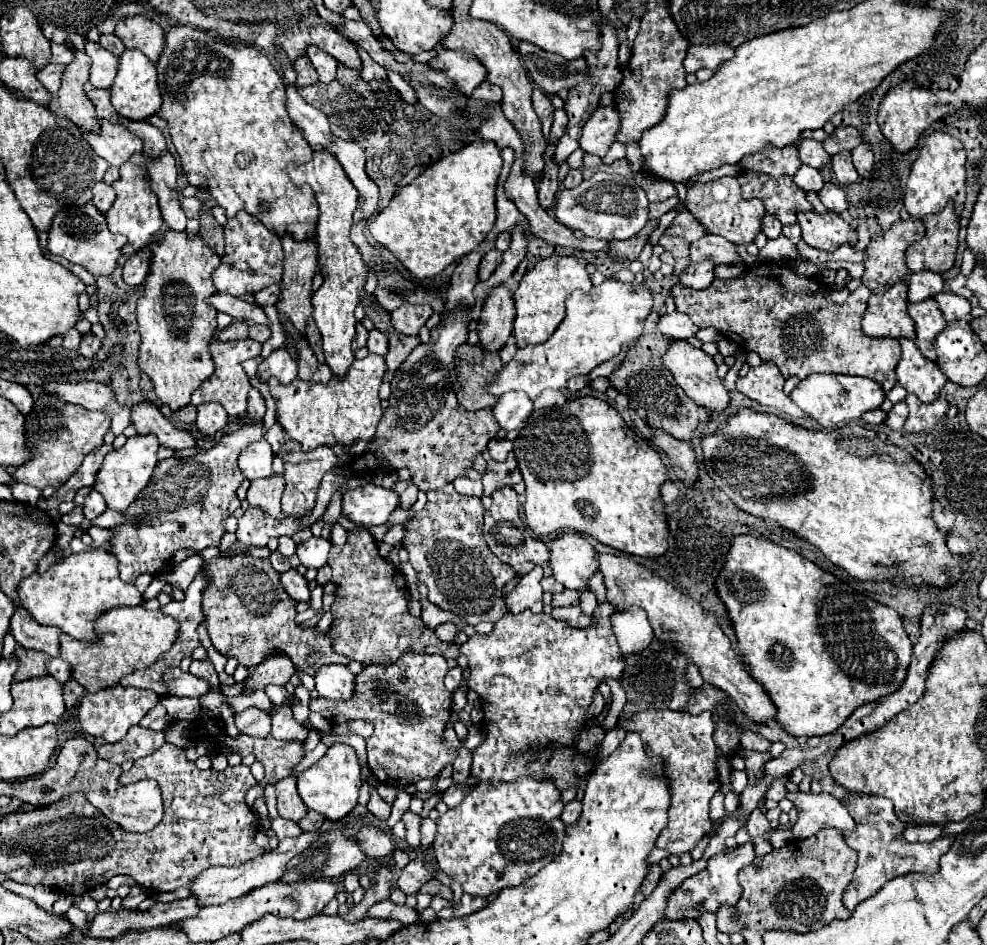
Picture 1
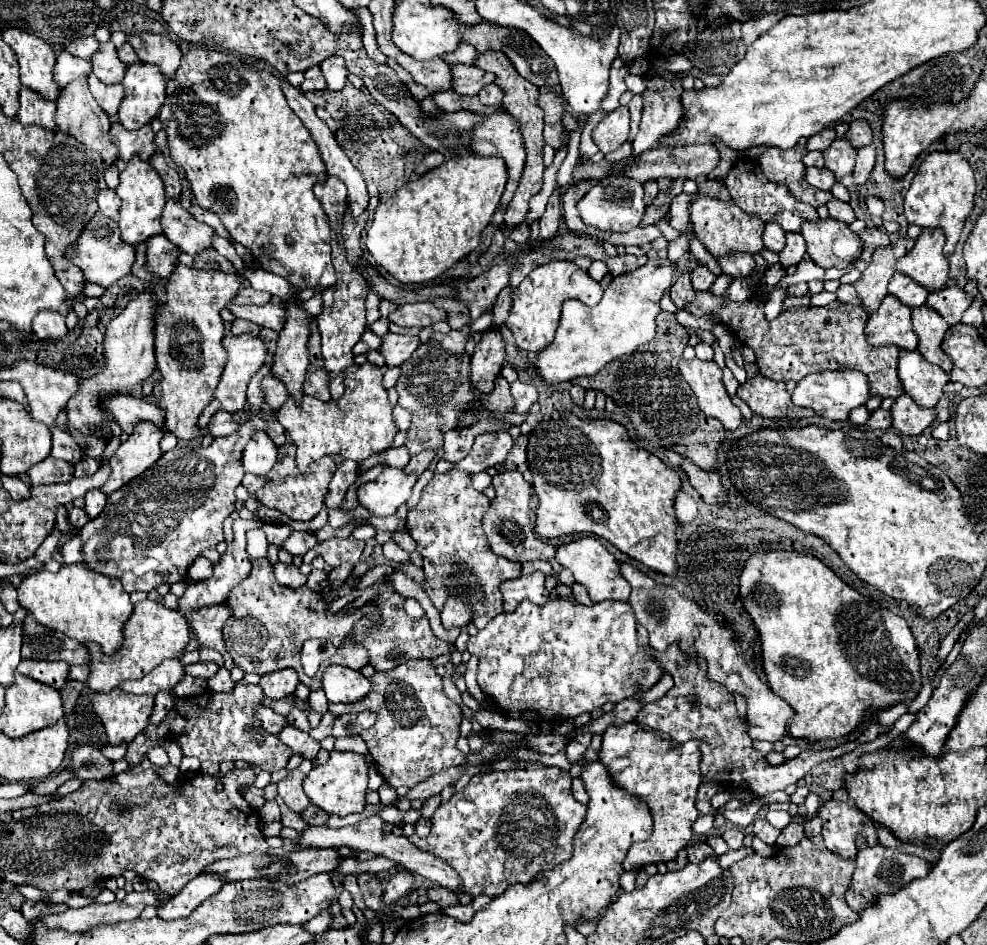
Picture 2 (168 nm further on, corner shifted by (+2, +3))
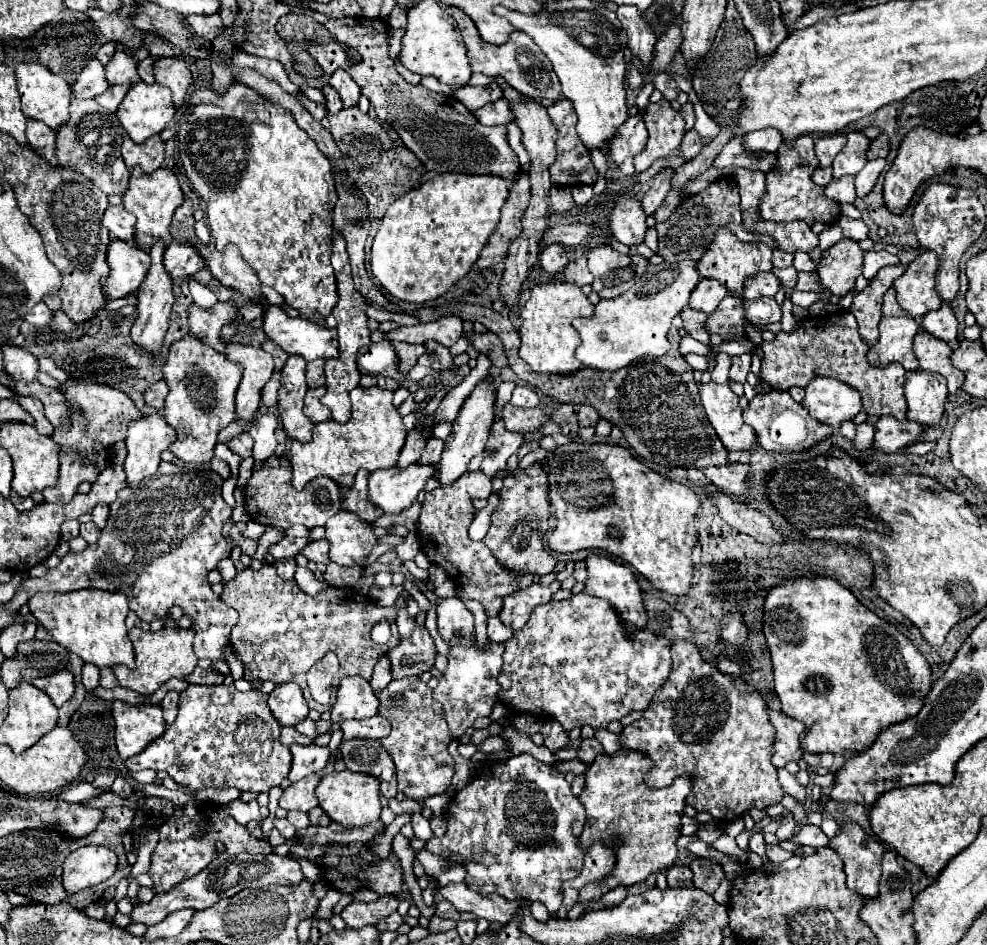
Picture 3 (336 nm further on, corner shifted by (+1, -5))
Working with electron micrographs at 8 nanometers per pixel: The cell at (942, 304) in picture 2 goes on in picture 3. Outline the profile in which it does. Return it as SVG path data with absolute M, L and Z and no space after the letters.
M945 302L941 304L939 310L927 312L927 316L921 318L921 328L945 342L953 342L957 338L957 334L959 334L957 326L959 326L959 322L957 322L951 306Z

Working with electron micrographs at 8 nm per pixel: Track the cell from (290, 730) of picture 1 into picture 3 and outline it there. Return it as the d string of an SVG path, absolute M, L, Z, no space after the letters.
M291 744L291 754L293 754L293 764L291 764L291 772L289 772L289 780L297 782L309 774L317 774L325 768L327 758L329 758L329 748L323 746L303 746L303 744Z

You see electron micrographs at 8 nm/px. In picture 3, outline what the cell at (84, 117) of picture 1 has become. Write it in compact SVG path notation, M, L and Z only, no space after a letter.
M71 102L71 118L57 130L57 160L59 166L73 166L83 172L105 194L121 196L129 184L129 168L119 152L125 130L117 116L89 116L95 112L99 112L95 102Z

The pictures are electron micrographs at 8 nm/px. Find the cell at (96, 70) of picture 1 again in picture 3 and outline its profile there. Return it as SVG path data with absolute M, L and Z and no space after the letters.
M115 52L109 64L105 66L105 78L109 84L135 84L139 82L137 60L125 52Z

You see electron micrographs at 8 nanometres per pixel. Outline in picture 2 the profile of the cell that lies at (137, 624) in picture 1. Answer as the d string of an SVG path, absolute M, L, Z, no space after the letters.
M142 600L134 606L134 612L124 626L124 644L116 654L106 656L98 648L98 644L94 644L94 642L86 644L92 654L90 676L88 676L86 684L94 692L110 692L124 680L140 680L142 676L152 672L160 662L168 660L168 658L180 660L182 654L186 652L188 642L190 642L188 622L180 612L168 610L164 604L158 604L152 600Z

